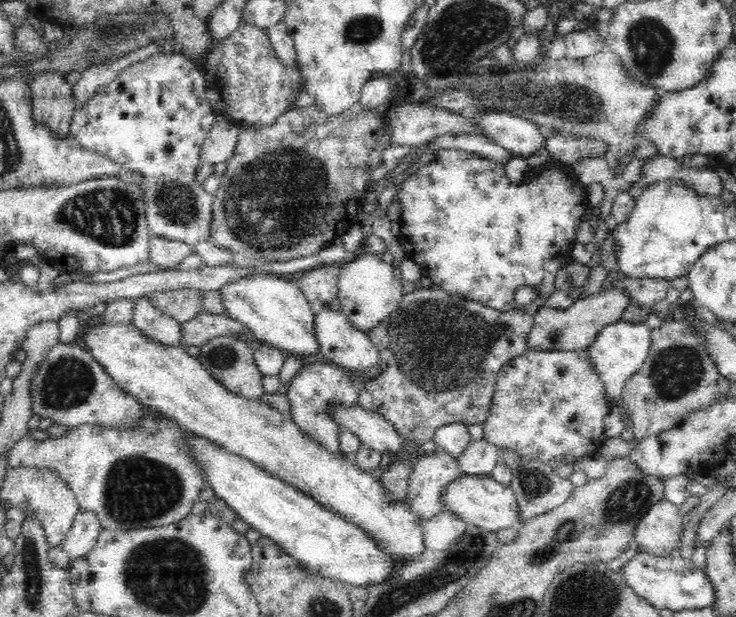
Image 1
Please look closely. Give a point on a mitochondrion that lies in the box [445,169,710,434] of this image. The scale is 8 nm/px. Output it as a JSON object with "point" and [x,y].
{"point":[675,371]}

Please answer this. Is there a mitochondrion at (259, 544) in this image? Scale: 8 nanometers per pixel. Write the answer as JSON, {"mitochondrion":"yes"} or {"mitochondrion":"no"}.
{"mitochondrion":"no"}

